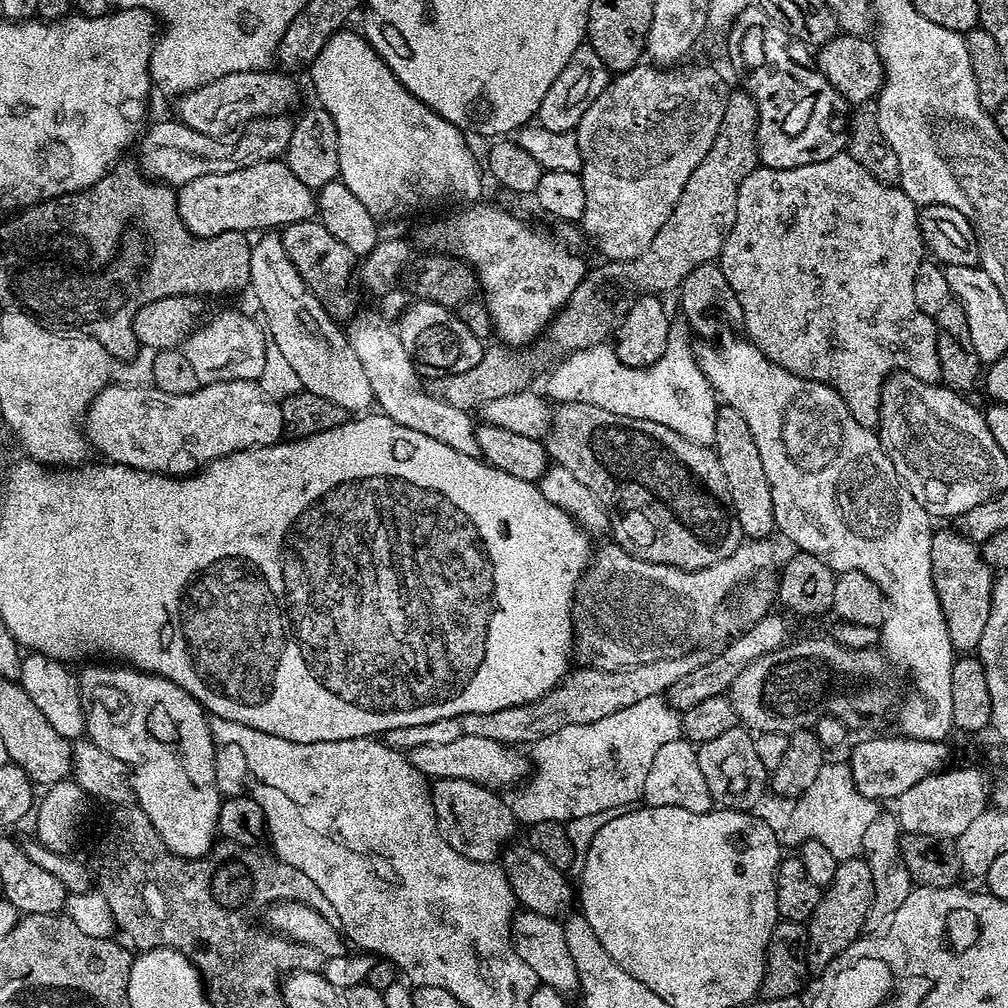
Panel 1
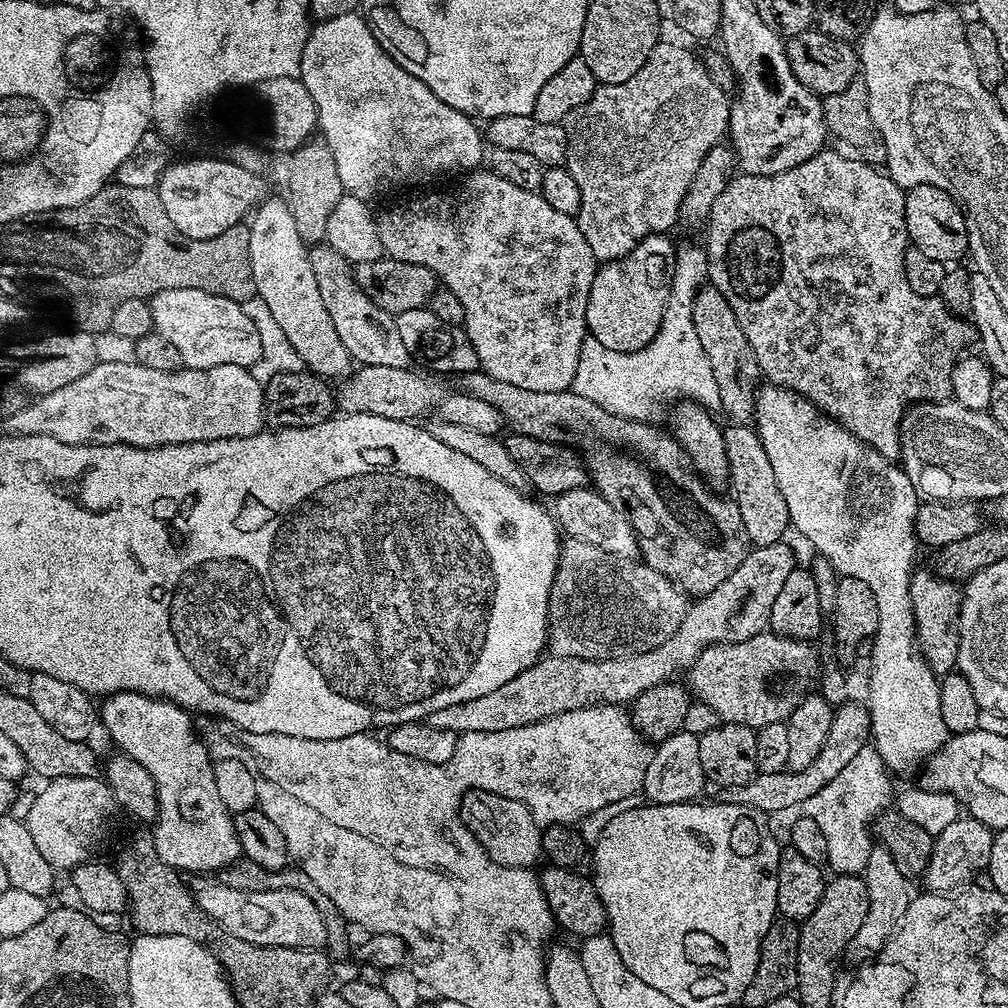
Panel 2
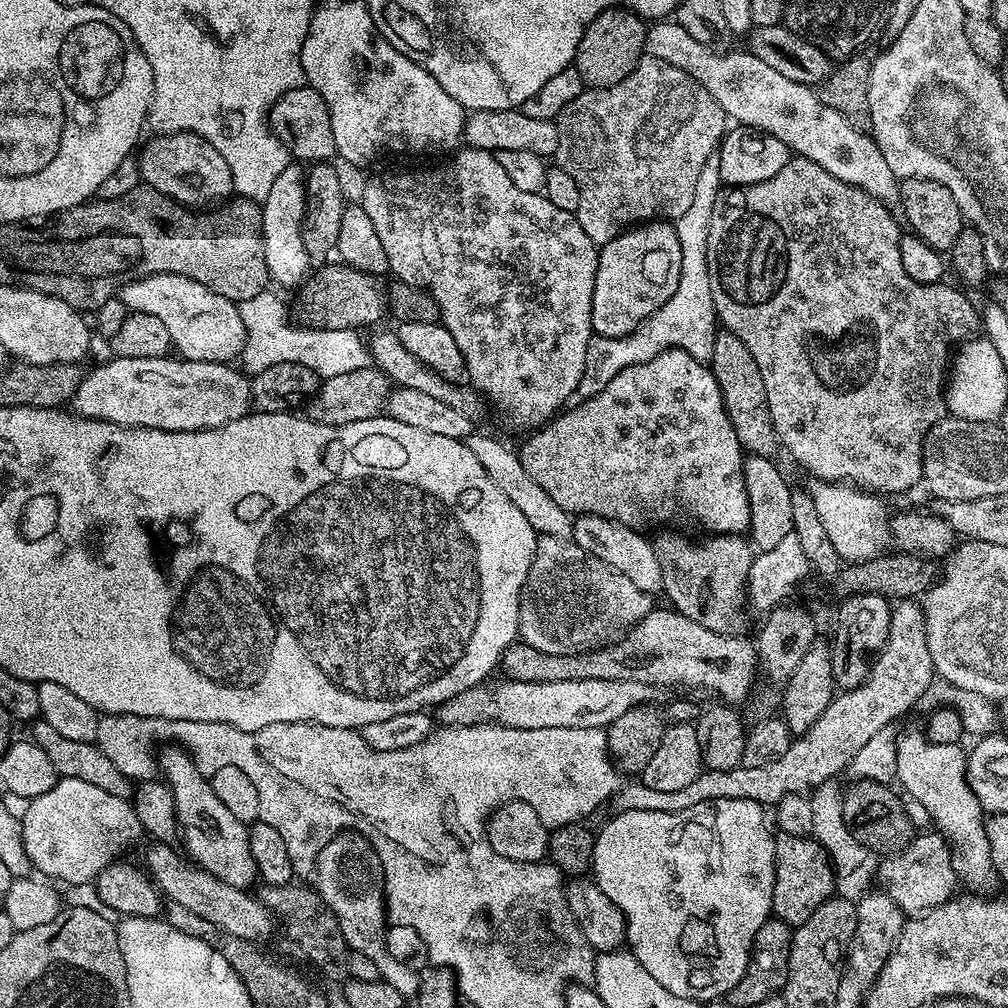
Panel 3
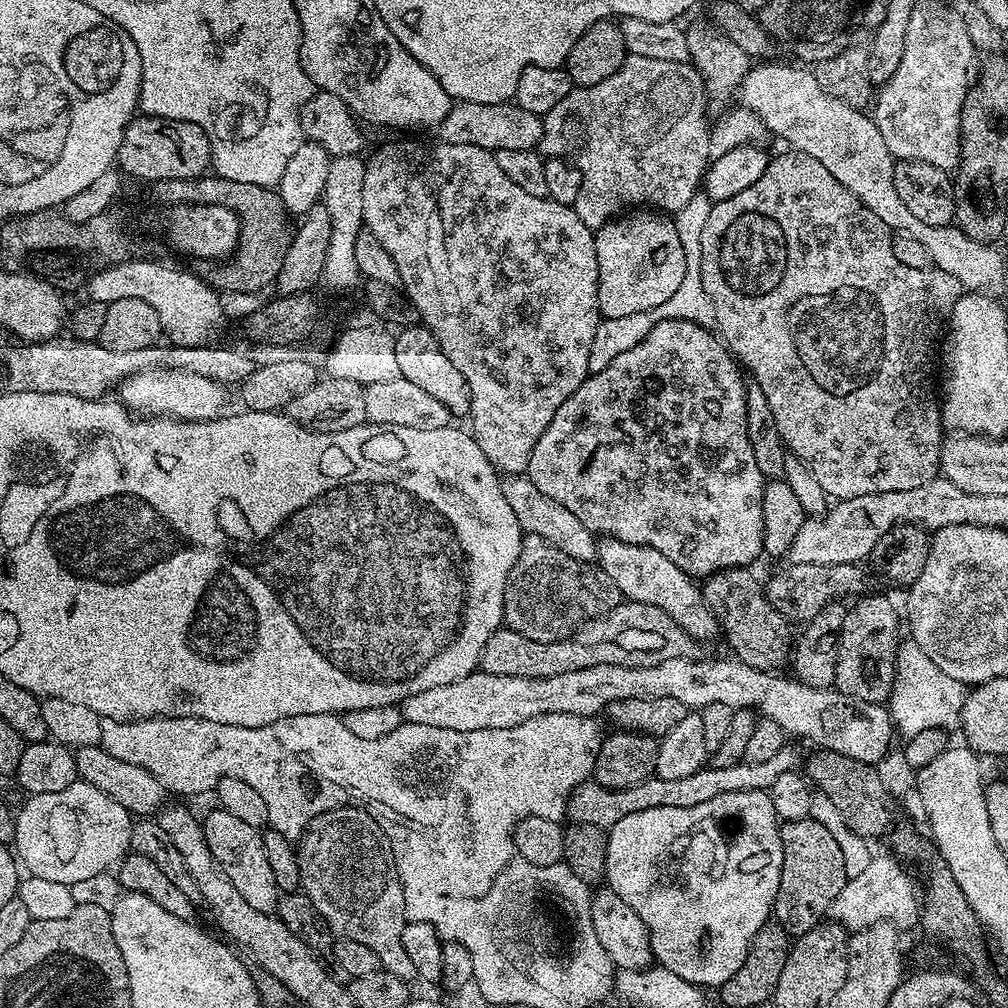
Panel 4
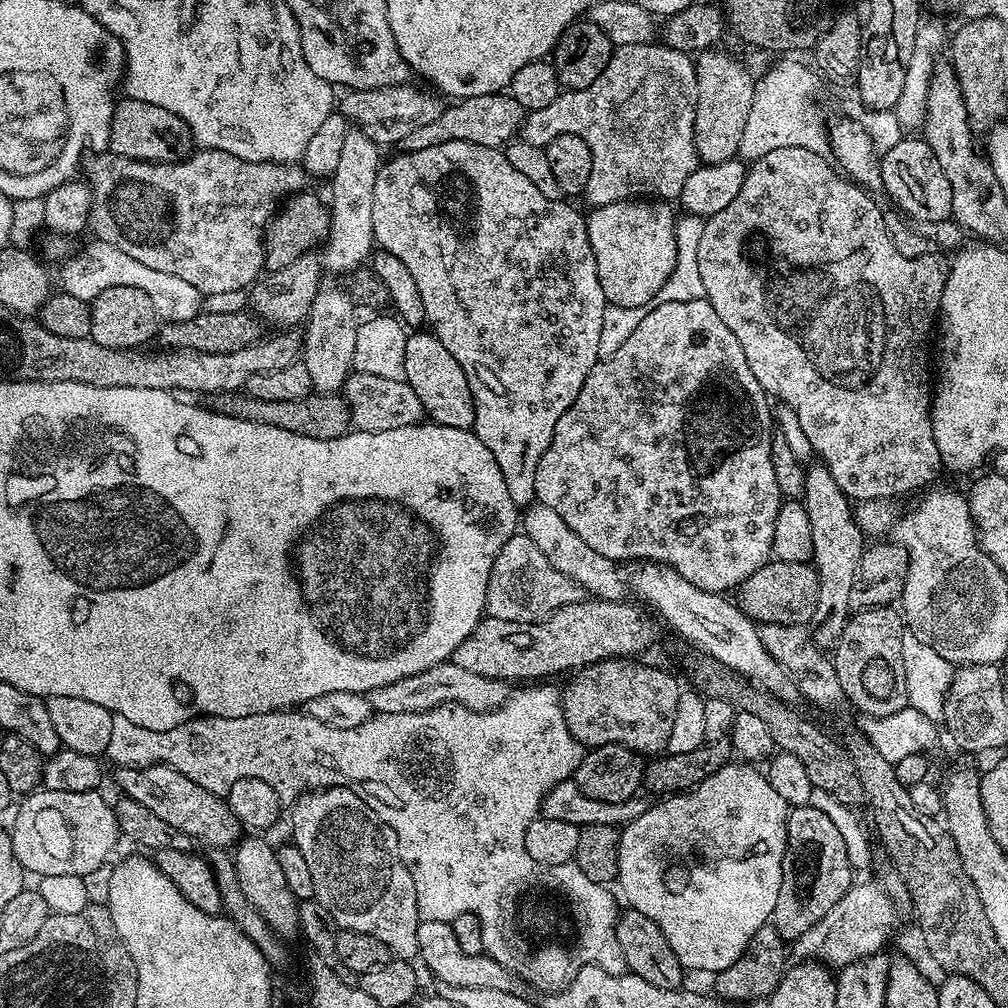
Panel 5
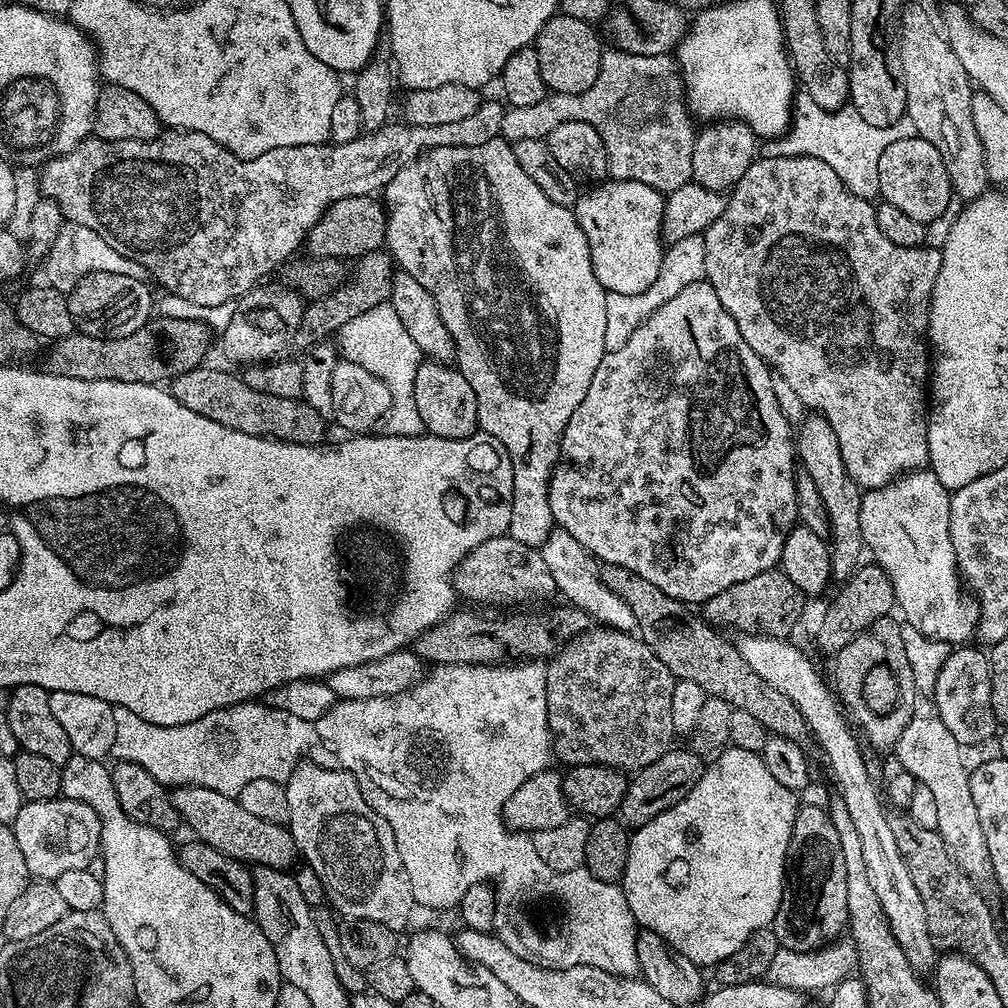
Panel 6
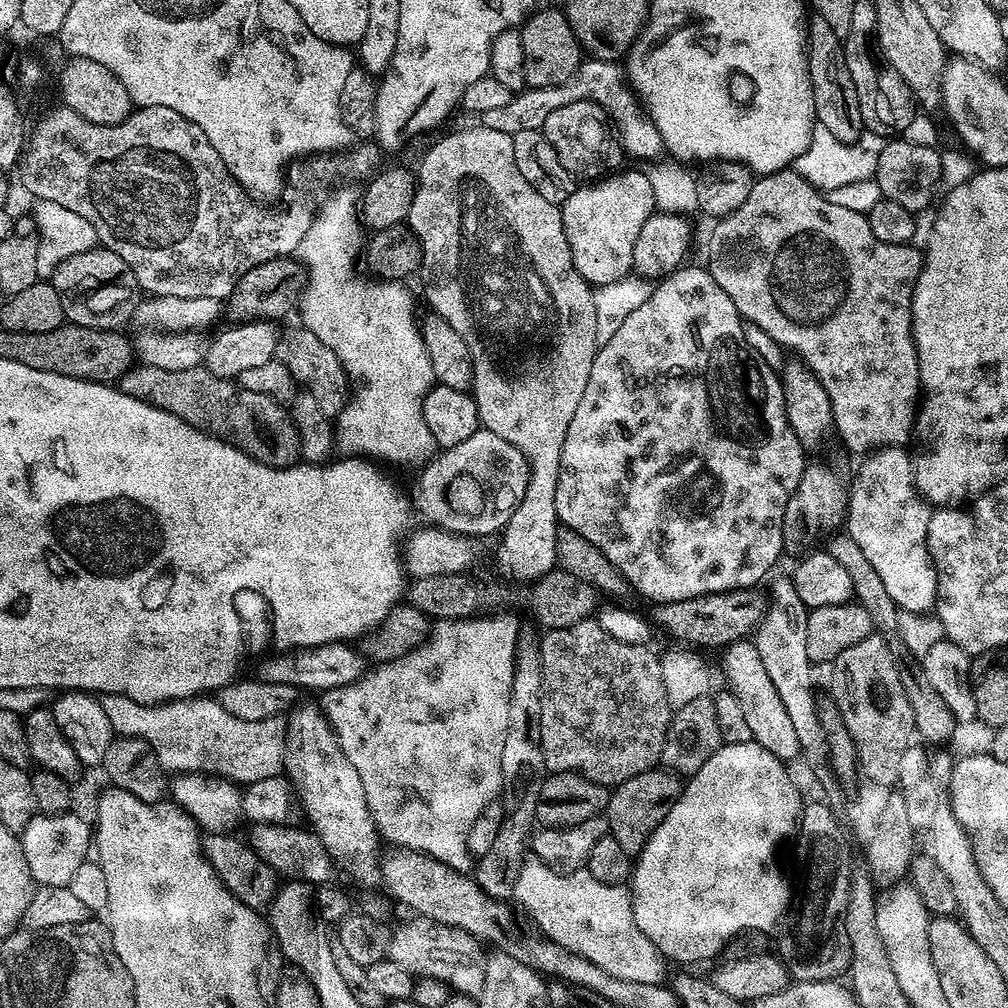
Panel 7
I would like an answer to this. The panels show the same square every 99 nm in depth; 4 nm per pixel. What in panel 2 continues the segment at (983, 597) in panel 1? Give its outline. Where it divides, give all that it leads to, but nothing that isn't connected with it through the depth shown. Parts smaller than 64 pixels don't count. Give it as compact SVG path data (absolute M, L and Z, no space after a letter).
M913 571L910 584L918 651L926 663L932 665L933 672L947 674L956 668L956 655L960 649L956 627L960 615L962 592L953 581L945 580L935 571L920 571Z

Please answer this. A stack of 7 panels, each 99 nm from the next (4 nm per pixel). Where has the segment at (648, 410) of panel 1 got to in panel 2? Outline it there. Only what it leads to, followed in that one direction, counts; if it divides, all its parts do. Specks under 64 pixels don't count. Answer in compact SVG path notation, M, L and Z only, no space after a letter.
M680 244L674 265L674 279L668 289L668 305L662 318L662 326L658 334L642 350L637 352L619 352L606 350L602 342L591 338L585 339L578 354L578 370L574 370L574 382L571 391L582 394L582 398L590 398L590 402L598 402L602 410L615 416L629 418L637 415L636 407L647 396L657 392L660 396L680 396L676 398L691 398L702 408L719 409L718 382L714 382L714 370L710 370L710 361L706 359L706 350L702 350L702 342L698 342L698 334L694 331L694 298L697 291L705 287L708 280L708 254L703 247L696 244Z

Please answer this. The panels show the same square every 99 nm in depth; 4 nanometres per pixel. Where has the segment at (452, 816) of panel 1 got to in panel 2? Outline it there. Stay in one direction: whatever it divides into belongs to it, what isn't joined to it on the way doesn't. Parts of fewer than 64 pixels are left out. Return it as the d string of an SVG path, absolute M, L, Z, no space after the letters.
M470 790L460 798L460 821L472 831L472 839L478 841L482 851L502 866L529 868L541 859L541 825L536 823L535 811L525 801L515 800L493 792Z

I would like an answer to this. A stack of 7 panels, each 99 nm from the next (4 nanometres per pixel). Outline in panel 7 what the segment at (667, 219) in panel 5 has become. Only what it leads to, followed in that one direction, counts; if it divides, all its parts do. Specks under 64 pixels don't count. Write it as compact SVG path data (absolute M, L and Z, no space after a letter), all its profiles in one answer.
M624 171L577 187L560 209L576 269L593 286L613 284L633 271L634 244L646 218L657 211L647 171Z

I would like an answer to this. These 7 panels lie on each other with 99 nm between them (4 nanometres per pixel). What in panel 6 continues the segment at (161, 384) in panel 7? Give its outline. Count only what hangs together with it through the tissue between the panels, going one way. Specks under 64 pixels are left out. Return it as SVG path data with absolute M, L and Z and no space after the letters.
M201 366L181 376L175 376L170 382L170 391L175 400L182 402L186 410L194 410L194 414L202 414L202 418L210 418L210 422L218 422L218 426L226 426L230 430L238 430L242 434L266 436L273 440L281 440L287 444L310 444L320 446L325 443L325 417L320 416L312 406L302 398L274 398L274 394L262 394L258 390L250 390L246 386L243 375L223 372L220 368Z

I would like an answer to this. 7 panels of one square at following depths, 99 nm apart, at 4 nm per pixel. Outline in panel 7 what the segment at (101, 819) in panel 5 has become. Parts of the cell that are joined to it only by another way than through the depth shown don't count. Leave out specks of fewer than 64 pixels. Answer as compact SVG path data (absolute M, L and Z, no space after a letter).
M37 814L24 827L20 836L20 845L26 854L26 866L30 866L32 879L40 886L58 886L63 888L70 882L74 870L89 859L94 844L94 832L80 816L71 814Z

